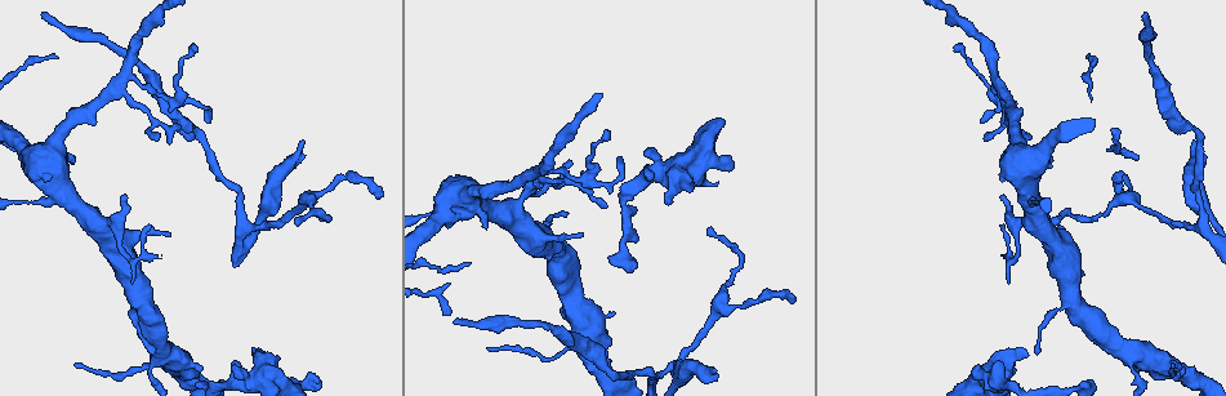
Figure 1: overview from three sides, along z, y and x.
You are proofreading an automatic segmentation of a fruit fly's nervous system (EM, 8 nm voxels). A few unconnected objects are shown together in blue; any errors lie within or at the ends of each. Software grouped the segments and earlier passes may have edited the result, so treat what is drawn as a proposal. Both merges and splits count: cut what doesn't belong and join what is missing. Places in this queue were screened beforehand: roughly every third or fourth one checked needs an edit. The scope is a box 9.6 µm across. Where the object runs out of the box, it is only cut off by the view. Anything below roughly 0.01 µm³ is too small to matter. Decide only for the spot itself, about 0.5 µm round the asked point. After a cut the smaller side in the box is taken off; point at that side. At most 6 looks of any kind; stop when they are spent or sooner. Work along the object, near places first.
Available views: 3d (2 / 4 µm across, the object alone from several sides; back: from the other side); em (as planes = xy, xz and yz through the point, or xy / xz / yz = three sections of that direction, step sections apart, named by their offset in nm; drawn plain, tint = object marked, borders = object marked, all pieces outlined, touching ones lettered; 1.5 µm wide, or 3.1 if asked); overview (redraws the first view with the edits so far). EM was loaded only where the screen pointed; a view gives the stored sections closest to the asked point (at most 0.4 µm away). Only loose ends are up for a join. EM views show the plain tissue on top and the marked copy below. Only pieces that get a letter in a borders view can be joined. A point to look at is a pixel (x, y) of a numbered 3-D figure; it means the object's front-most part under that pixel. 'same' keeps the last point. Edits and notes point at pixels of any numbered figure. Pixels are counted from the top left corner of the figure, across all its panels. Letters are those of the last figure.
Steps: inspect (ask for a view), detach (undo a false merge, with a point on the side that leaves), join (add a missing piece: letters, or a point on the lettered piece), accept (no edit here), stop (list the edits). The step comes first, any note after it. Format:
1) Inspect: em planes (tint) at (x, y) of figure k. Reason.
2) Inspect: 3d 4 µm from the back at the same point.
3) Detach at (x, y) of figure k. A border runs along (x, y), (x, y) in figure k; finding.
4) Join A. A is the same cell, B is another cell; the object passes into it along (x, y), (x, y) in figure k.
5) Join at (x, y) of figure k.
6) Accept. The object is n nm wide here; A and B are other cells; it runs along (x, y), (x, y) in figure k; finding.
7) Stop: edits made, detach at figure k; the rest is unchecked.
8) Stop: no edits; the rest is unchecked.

Inspect: em planes (tint) at (1026, 139) of figure 1. Tapers out.

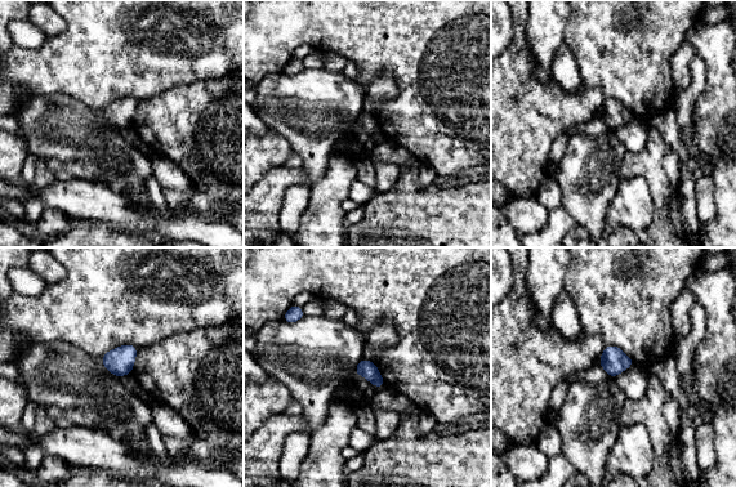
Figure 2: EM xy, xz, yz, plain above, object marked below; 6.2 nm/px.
Inspect: em planes (borders) at the same point. What lies round it.

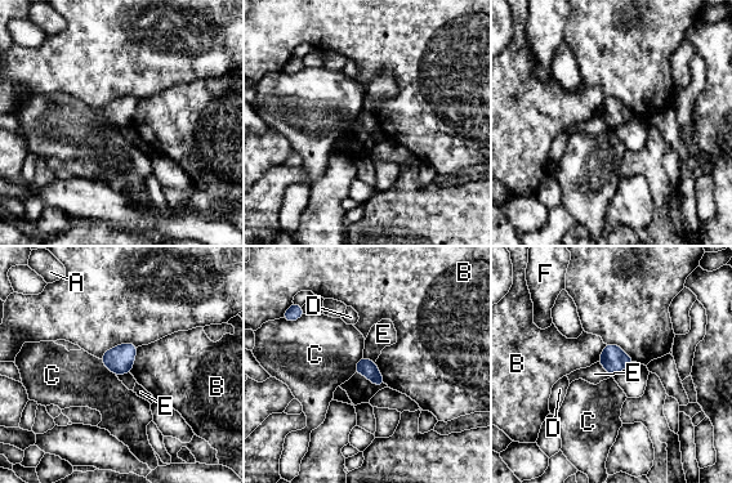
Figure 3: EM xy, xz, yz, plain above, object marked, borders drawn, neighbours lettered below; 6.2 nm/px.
Accept. A, B, C, D, E and F are other cells; a border runs along (598, 362), (611, 376) in figure 3; no lettered piece goes on from it.

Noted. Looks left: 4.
Inspect: em planes (tint) at (27, 200) of figure 1. A narrow waist.

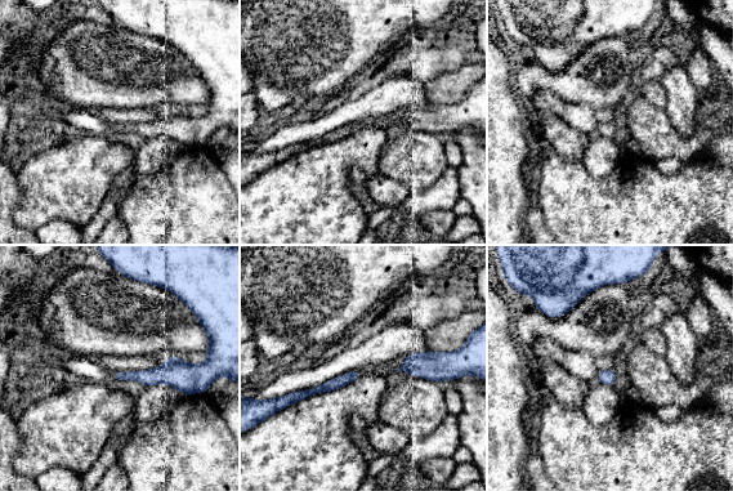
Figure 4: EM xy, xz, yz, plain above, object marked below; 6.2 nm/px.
Inspect: em planes (borders) at the same point. See the neighbours.

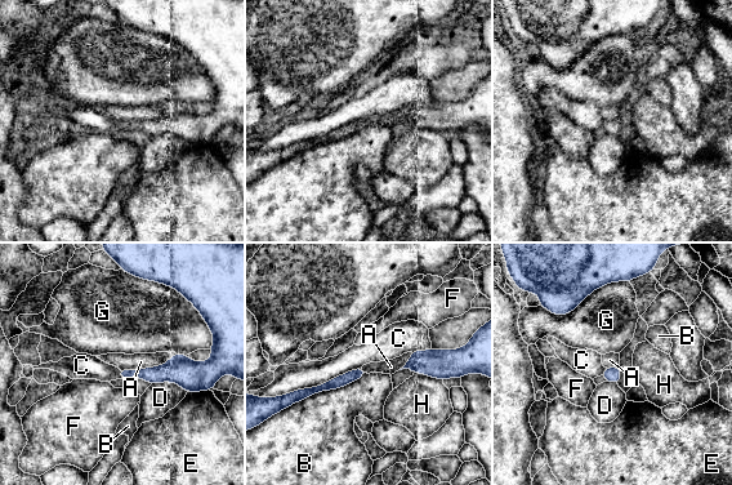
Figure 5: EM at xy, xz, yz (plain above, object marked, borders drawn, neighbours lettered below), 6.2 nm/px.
Accept. The object is 70 nm wide here; the longest contact is with B, 550 nm; A, B, C, D, E, F, G and H are other cells; all the same cell.

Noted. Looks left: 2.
Inspect: 3d 2 µm from the back at (583, 234) of figure 1. Free end.

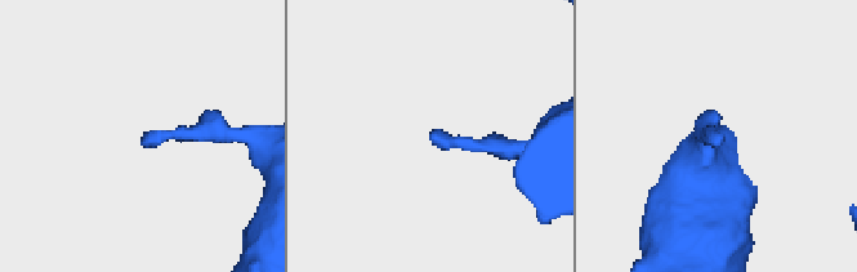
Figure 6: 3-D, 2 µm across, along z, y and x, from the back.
Inspect: em planes (borders) at (437, 132) of figure 6. Now the EM.

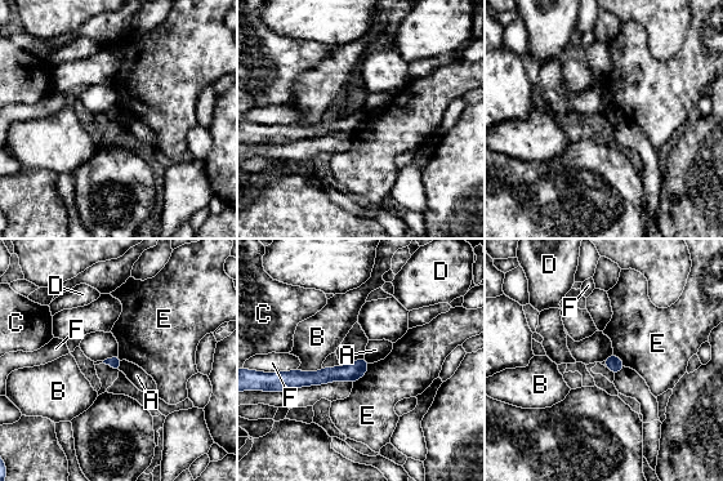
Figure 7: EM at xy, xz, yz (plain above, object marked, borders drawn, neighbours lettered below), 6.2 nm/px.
Accept. A, B, C, D, E and F are other cells; it runs along (365, 364), (351, 373), (285, 377) in figure 7; none of them fits.

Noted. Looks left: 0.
Stop: no edits; the rest is unchecked.

